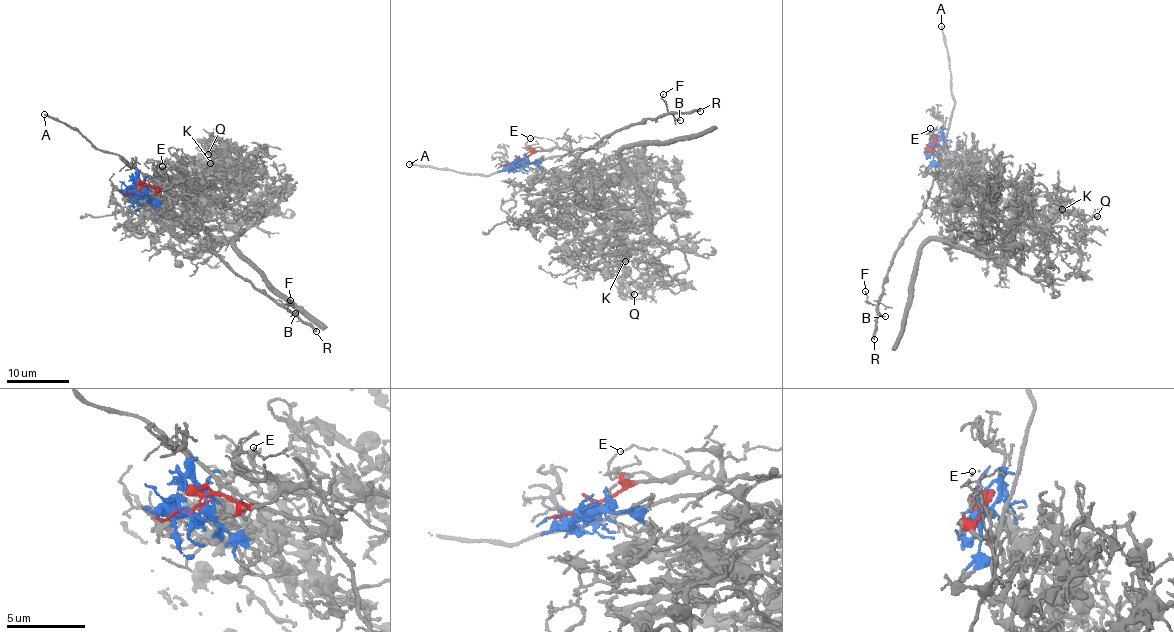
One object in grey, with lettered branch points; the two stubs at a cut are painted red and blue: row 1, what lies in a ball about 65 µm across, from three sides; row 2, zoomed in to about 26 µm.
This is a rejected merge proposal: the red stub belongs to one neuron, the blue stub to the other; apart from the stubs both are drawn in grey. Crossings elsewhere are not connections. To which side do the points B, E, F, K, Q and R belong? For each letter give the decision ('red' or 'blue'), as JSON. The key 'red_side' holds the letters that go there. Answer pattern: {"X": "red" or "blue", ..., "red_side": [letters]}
{"B": "red", "E": "red", "F": "red", "K": "blue", "Q": "blue", "R": "red", "red_side": ["B", "E", "F", "R"]}

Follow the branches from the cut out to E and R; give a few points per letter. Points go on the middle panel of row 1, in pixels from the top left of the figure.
E: (516, 162), (532, 153), (553, 149), (557, 144), (546, 138), (529, 138)
R: (516, 162), (536, 151), (589, 147), (637, 122), (668, 113), (700, 112)

